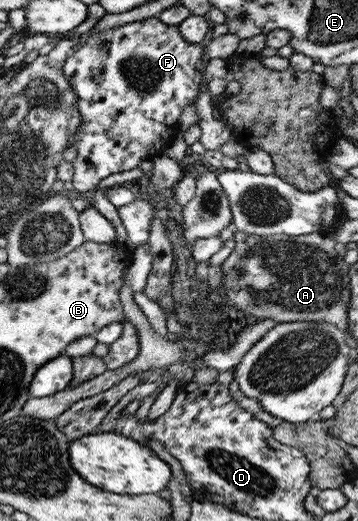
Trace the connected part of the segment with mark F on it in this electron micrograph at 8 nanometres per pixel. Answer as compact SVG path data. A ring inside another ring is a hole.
M151 17L143 20L138 20L133 23L127 23L123 26L109 28L107 30L99 30L99 32L89 33L80 43L72 50L72 53L67 56L65 64L63 64L63 73L67 77L74 93L77 95L77 107L81 113L81 124L77 130L77 142L75 142L75 149L77 150L77 157L73 162L75 173L72 179L74 189L77 191L91 191L97 188L97 185L113 175L113 173L123 173L123 171L131 171L138 167L143 160L155 159L157 156L164 154L167 146L170 145L173 139L180 131L178 119L183 113L187 105L193 105L202 85L207 81L203 70L205 63L203 62L203 44L189 43L185 41L183 35L179 31L179 27L162 23L157 17Z

